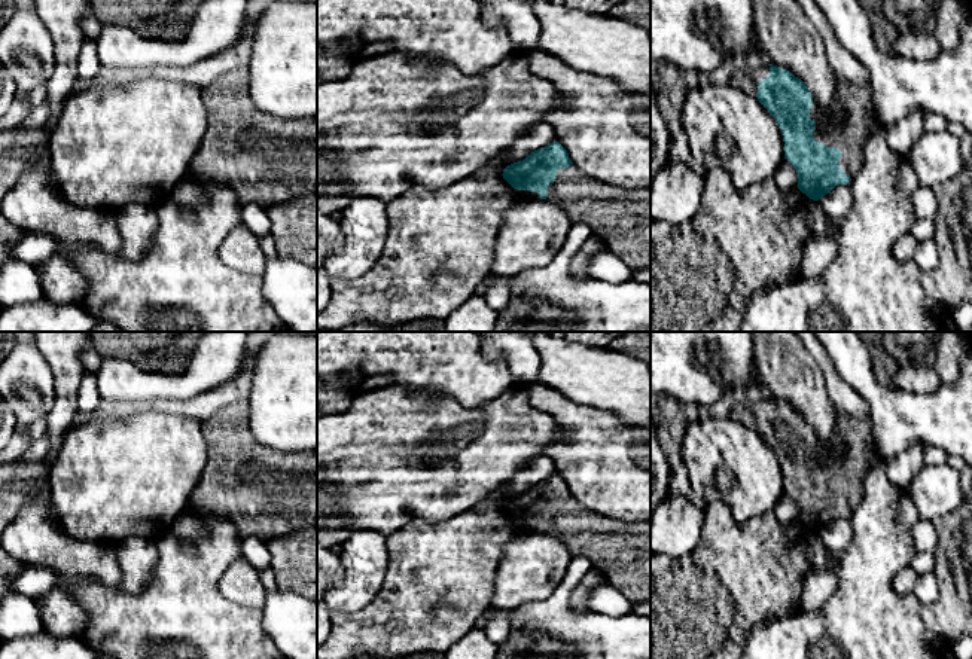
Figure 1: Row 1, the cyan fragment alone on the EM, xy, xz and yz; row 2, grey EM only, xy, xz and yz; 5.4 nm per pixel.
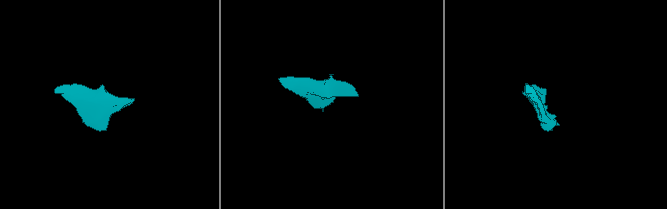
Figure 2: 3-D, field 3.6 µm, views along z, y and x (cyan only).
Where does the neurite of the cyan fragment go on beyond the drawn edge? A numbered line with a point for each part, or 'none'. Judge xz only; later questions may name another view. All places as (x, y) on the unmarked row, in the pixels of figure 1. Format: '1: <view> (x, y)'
1: xz (621, 551)

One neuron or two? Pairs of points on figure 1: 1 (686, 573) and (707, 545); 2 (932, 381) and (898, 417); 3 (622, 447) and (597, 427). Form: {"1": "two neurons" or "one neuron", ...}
{"1": "one neuron", "2": "two neurons", "3": "one neuron"}

